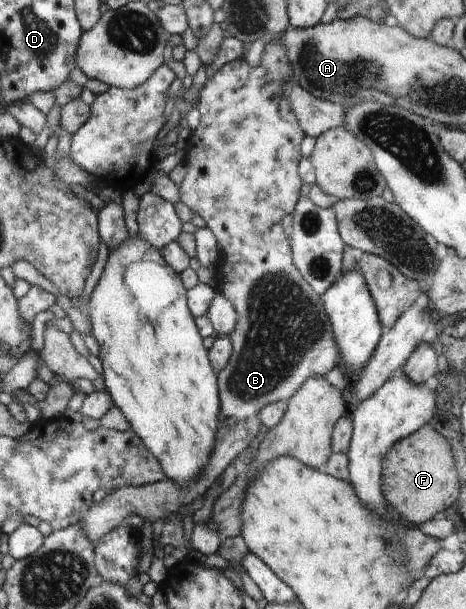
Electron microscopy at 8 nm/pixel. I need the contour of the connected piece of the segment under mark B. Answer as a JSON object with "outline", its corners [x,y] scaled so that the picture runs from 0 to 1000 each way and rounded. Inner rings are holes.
{"outline":[[[599,62],[573,67],[552,108],[534,107],[524,95],[479,105],[446,128],[427,151],[421,177],[431,187],[429,200],[406,225],[414,233],[393,248],[393,269],[401,276],[401,286],[382,305],[386,328],[410,348],[427,351],[440,361],[464,391],[464,401],[470,401],[474,411],[457,433],[461,461],[466,473],[474,473],[472,481],[491,491],[506,512],[504,542],[494,548],[496,588],[487,601],[468,611],[474,673],[453,768],[444,768],[444,782],[436,782],[436,788],[418,788],[416,795],[401,798],[354,785],[328,795],[270,798],[227,810],[219,821],[200,826],[172,854],[202,893],[217,880],[260,864],[273,847],[290,844],[324,859],[354,854],[386,841],[414,818],[440,811],[444,801],[466,791],[466,782],[479,778],[491,762],[500,764],[509,745],[530,739],[530,732],[543,726],[562,698],[552,680],[560,680],[564,668],[599,657],[618,658],[667,617],[697,617],[706,608],[734,596],[736,585],[727,585],[727,565],[719,565],[717,540],[710,539],[708,519],[693,501],[691,488],[659,466],[631,433],[624,381],[607,374],[607,361],[616,361],[616,351],[629,350],[642,328],[650,325],[642,269],[652,259],[650,236],[659,236],[659,220],[650,217],[607,151],[607,138],[616,138],[620,131],[637,135],[622,89]]]}

